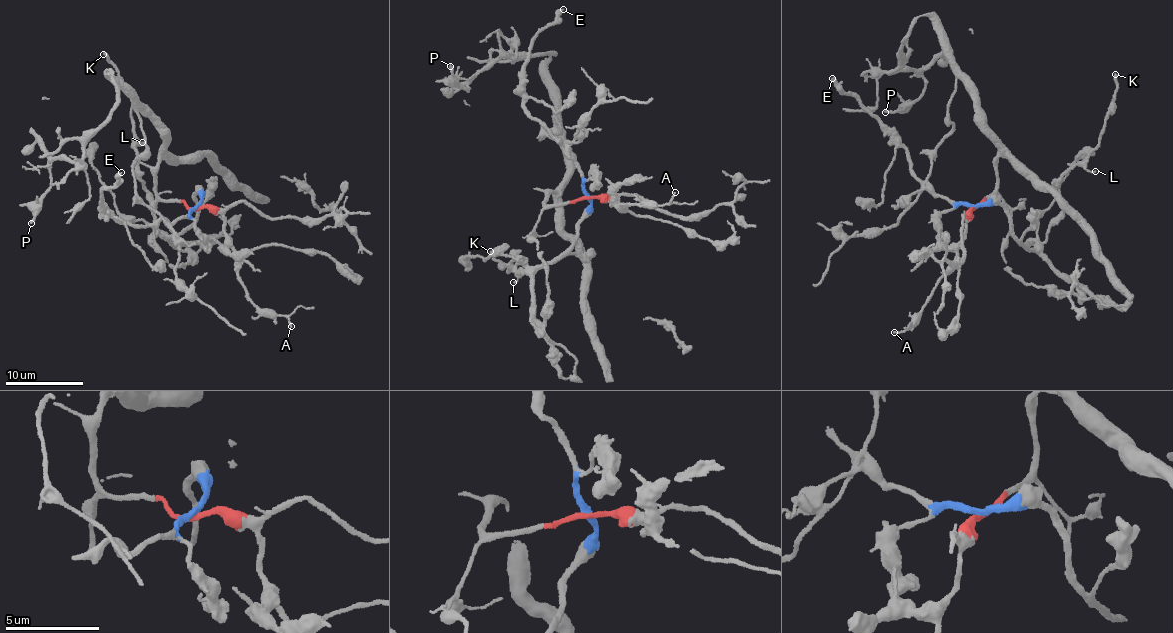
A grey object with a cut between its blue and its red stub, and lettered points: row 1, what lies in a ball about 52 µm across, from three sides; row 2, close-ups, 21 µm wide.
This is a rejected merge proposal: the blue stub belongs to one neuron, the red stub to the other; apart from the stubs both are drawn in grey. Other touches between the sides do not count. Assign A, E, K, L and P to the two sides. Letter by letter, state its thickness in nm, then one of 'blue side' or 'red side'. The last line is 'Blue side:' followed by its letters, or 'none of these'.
A: 110 nm | red side
E: 340 nm | blue side
K: 260 nm | blue side
L: 110 nm | blue side
P: 240 nm | red side
Blue side: E, K, L

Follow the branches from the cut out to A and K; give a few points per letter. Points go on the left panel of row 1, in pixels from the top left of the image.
A: (197, 207), (214, 207), (223, 218), (223, 232), (235, 253), (234, 266), (252, 303), (284, 314), (292, 326)
K: (197, 207), (202, 197), (198, 194), (193, 223), (173, 234), (161, 233), (141, 171), (130, 91), (103, 53)

